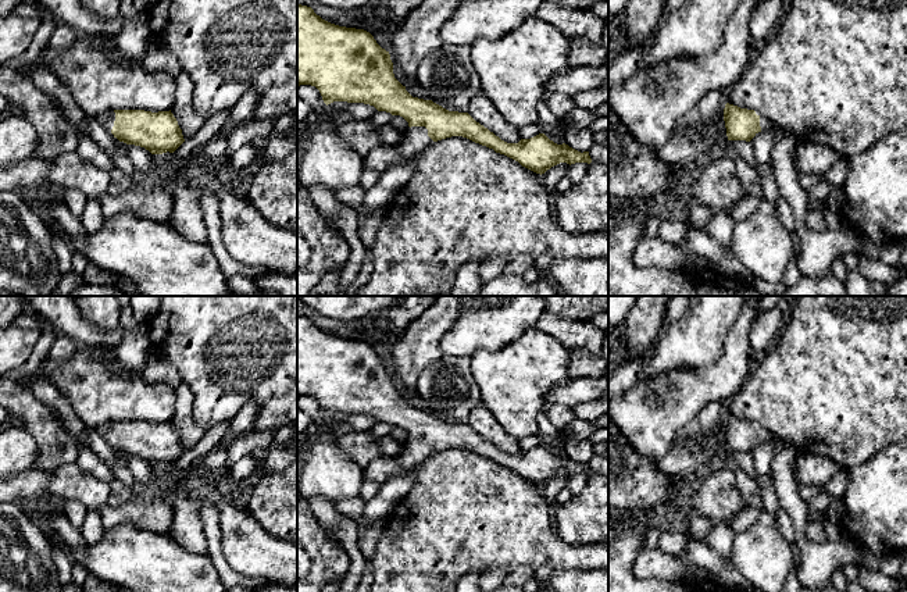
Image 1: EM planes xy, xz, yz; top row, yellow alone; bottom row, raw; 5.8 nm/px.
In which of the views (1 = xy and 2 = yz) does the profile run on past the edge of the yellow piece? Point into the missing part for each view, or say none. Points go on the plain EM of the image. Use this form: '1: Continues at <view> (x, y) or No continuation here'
1: Continues at xy (107, 430)
2: Continues at yz (766, 435)

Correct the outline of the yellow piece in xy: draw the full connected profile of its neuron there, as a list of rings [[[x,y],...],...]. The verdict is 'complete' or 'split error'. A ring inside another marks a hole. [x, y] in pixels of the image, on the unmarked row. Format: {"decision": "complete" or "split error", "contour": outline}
{"decision": "split error", "contour": [[[113,421],[100,425],[99,434],[119,453],[144,459],[151,466],[174,464],[185,453],[171,421]]]}

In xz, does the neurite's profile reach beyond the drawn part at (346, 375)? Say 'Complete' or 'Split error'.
Split error

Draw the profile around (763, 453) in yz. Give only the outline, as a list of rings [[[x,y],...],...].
[[[761,442],[750,452],[757,474],[771,474],[774,459],[774,442]]]

